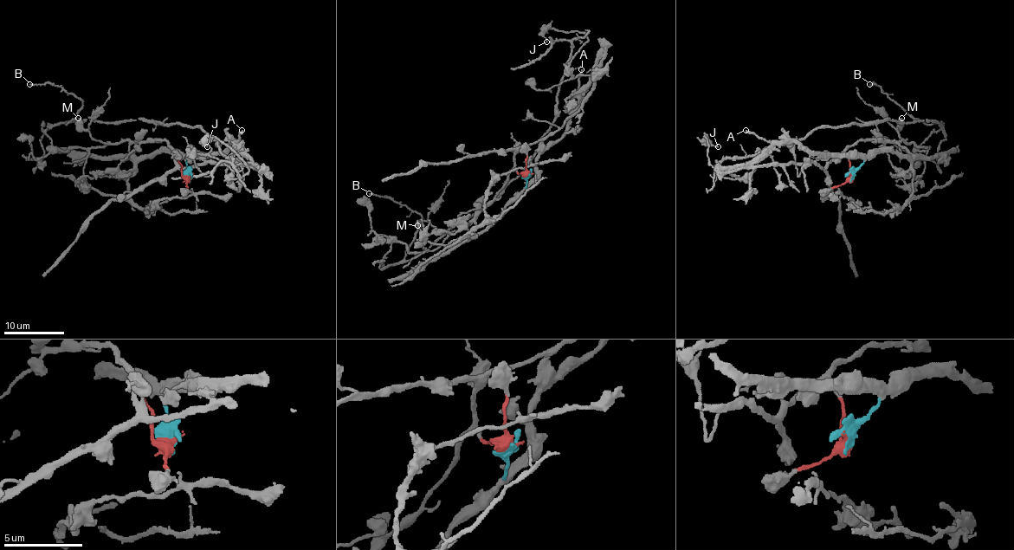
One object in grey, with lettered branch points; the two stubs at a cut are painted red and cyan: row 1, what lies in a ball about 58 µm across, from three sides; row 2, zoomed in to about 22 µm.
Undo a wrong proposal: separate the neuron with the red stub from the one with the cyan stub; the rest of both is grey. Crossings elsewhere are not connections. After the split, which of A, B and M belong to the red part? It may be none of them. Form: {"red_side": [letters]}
{"red_side": ["B", "M"]}

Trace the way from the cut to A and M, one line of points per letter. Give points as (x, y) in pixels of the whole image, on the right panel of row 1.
A: (851, 178), (853, 172), (863, 162), (857, 154), (815, 154), (794, 143), (767, 143), (746, 131)
M: (851, 178), (849, 160), (845, 152), (849, 145), (860, 141), (908, 143), (899, 135), (898, 123), (902, 119)

